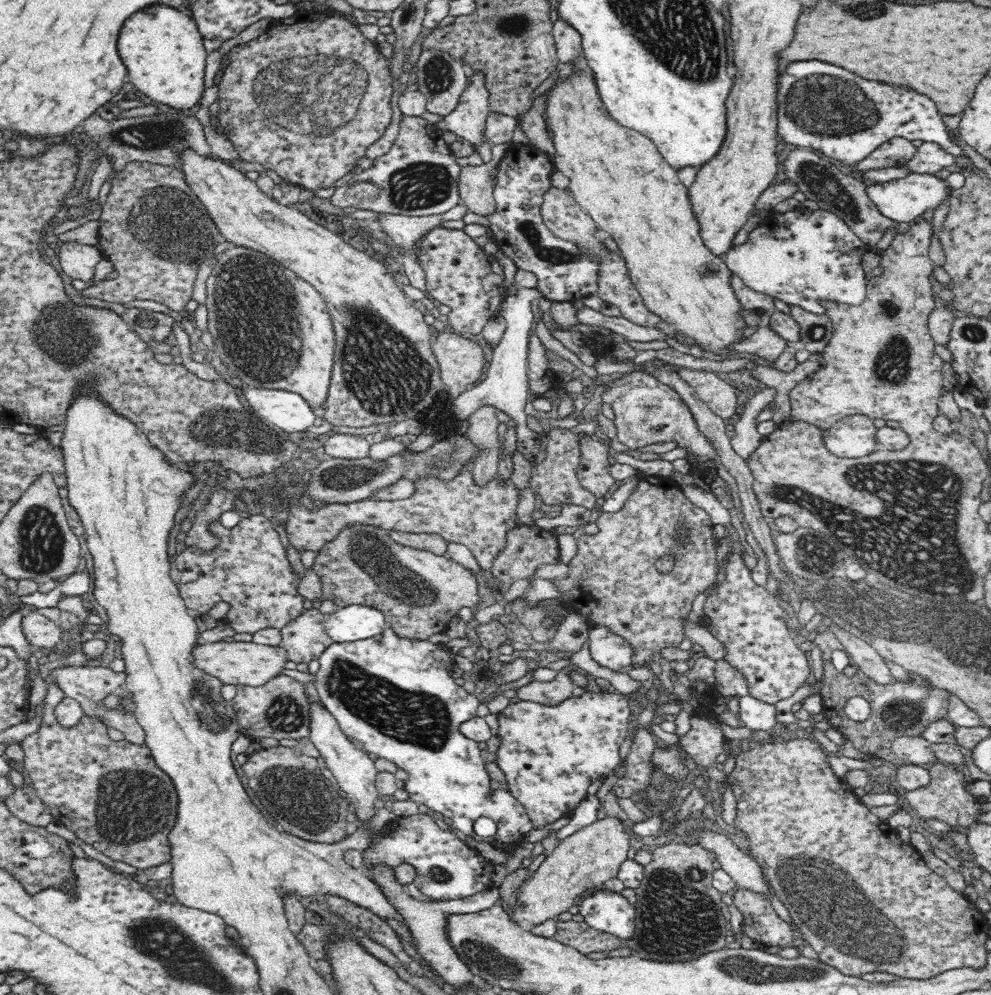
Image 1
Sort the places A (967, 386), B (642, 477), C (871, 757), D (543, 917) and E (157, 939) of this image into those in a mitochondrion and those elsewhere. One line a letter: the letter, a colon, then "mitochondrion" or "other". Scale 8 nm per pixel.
A: other
B: other
C: other
D: other
E: mitochondrion

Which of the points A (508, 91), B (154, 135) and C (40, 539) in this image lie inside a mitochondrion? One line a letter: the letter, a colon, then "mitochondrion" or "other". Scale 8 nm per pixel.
A: other
B: mitochondrion
C: mitochondrion

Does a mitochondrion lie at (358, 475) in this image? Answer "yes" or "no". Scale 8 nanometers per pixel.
yes

